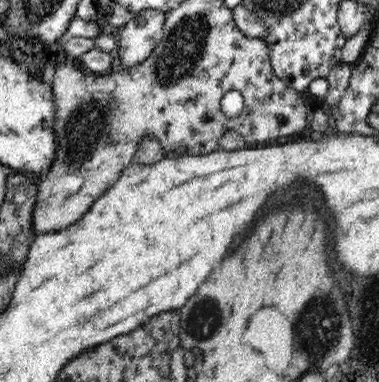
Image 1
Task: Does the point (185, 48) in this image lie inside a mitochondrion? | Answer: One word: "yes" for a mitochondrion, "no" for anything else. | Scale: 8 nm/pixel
yes

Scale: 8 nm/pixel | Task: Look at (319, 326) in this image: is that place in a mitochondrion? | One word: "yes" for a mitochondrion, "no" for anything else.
yes

